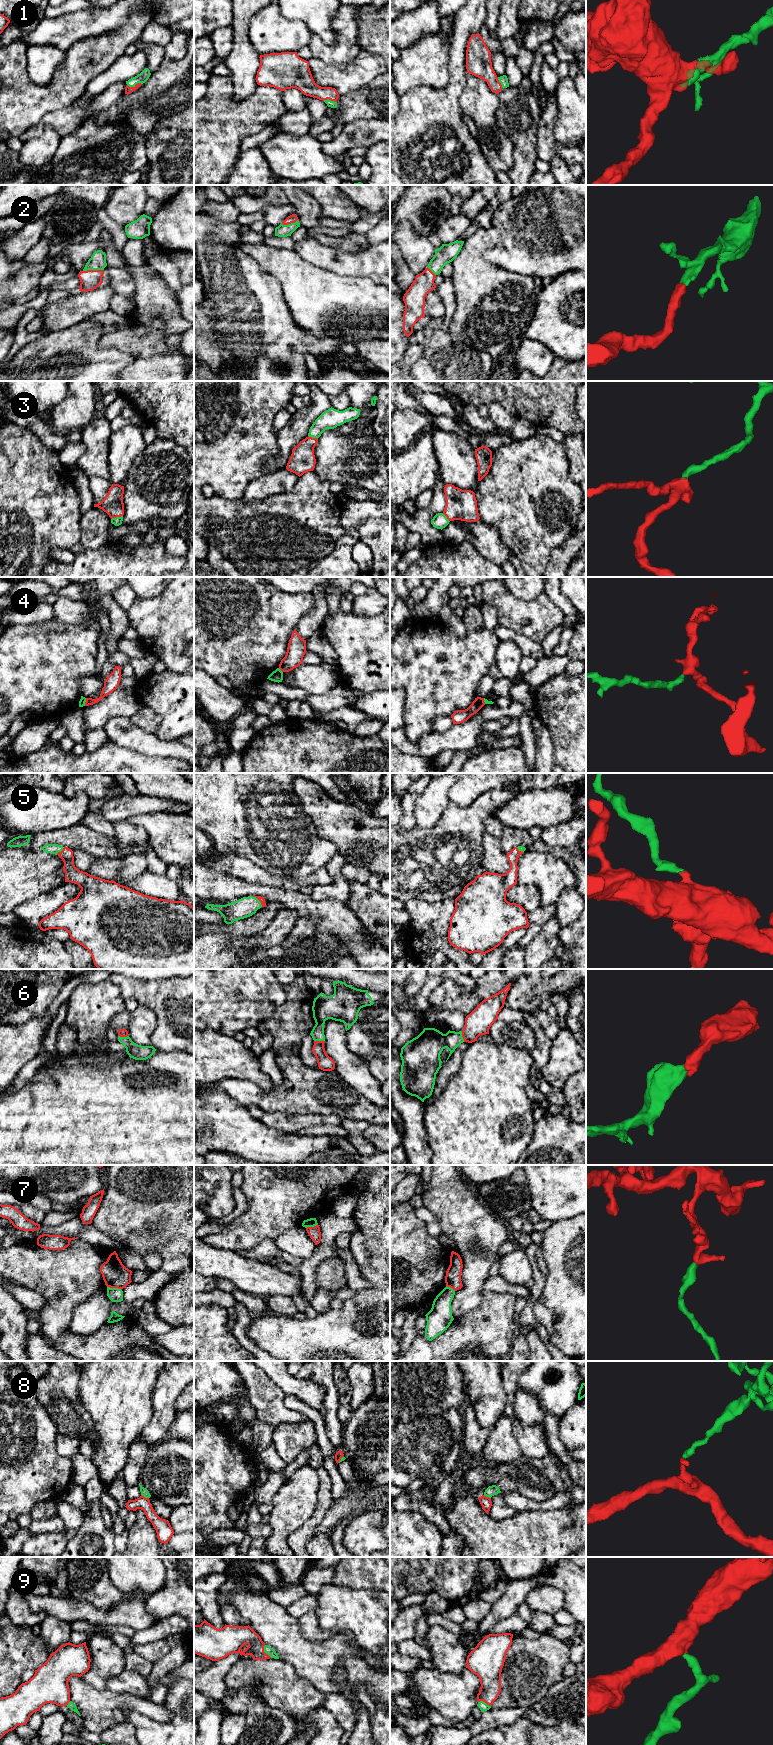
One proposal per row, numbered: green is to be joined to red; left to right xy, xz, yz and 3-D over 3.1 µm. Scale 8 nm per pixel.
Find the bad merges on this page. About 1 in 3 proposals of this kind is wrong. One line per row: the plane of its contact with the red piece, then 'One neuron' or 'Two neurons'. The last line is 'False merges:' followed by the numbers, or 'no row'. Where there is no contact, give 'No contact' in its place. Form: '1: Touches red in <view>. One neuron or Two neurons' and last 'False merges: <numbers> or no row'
1: Touches red in xy. One neuron
2: Touches red in xy. One neuron
3: Touches red in xy. One neuron
4: Touches red in xz. Two neurons
5: Touches red in xz. One neuron
6: Touches red in yz. One neuron
7: Touches red in xy. One neuron
8: Touches red in xy. Two neurons
9: Touches red in xz. One neuron
False merges: 4, 8

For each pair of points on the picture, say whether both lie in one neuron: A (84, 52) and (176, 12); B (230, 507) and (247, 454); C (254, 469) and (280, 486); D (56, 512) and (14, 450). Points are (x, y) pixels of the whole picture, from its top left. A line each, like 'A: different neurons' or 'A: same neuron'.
A: different neurons
B: different neurons
C: different neurons
D: same neuron

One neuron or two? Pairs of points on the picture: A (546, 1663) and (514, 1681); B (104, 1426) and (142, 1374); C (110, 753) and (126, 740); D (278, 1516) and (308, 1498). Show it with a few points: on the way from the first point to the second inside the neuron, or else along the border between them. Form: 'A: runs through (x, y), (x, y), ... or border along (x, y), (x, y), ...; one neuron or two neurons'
A: runs through (538, 1663), (522, 1678); one neuron
B: runs through (117, 1413), (119, 1411), (119, 1397), (129, 1387); one neuron
C: border along (109, 738), (120, 746), (141, 752); two neurons
D: runs through (285, 1515), (301, 1499); one neuron

